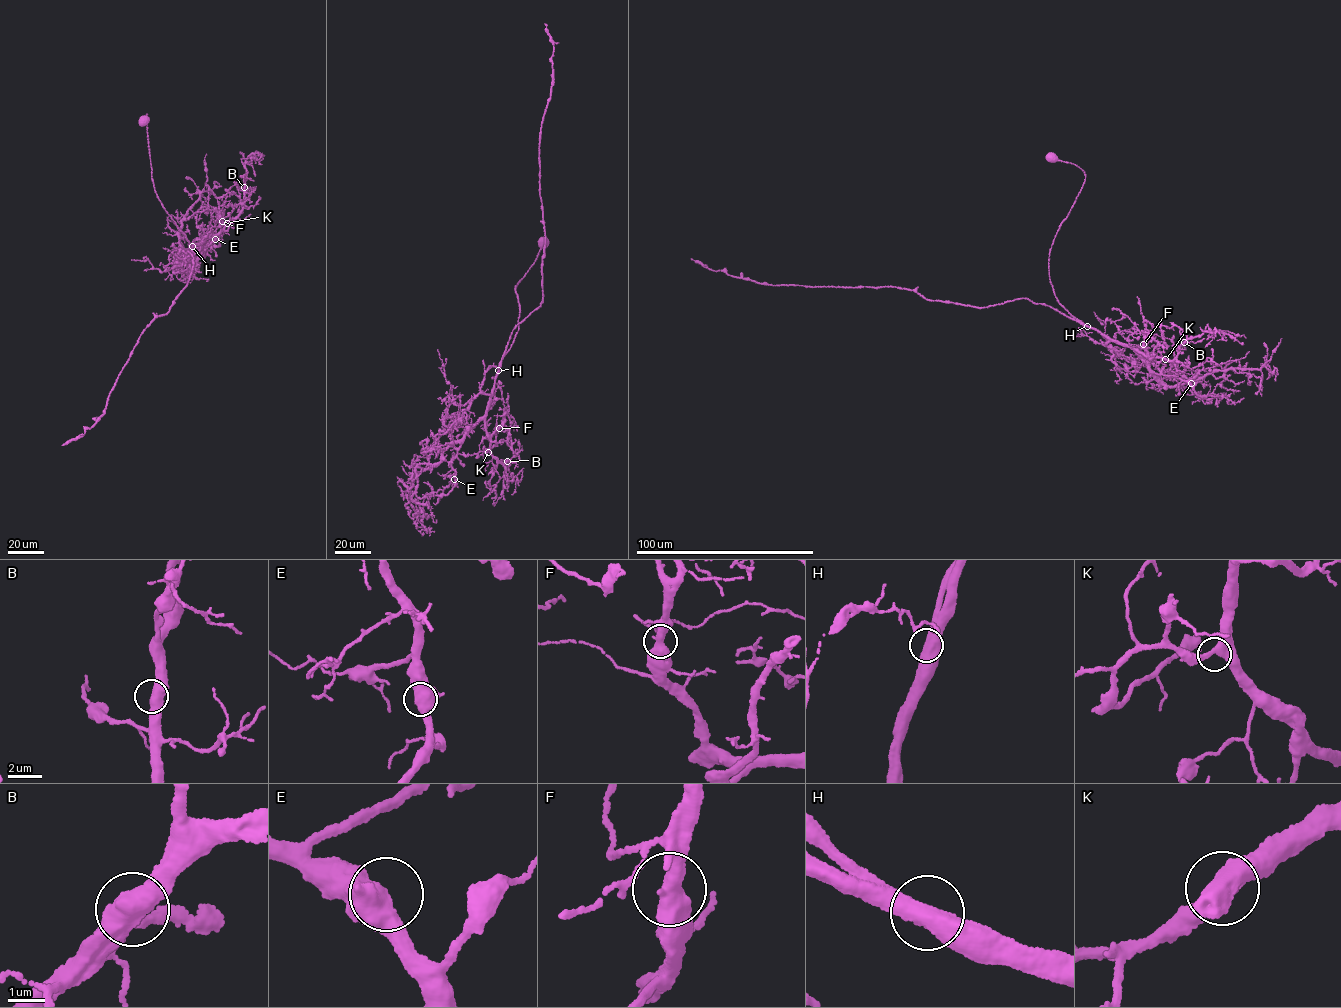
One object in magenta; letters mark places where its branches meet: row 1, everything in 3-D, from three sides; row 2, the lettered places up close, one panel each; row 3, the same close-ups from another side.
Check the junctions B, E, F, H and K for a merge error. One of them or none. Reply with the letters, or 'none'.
none

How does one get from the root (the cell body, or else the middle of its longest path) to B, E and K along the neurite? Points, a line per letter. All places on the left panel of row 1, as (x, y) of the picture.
B: (143, 121), (147, 114), (155, 192), (190, 247), (217, 234), (240, 213), (244, 205), (244, 187)
E: (143, 121), (147, 114), (153, 186), (165, 211), (190, 247), (205, 238), (200, 245), (203, 253), (215, 239)
K: (143, 121), (147, 114), (155, 192), (189, 246), (217, 234), (227, 223)

